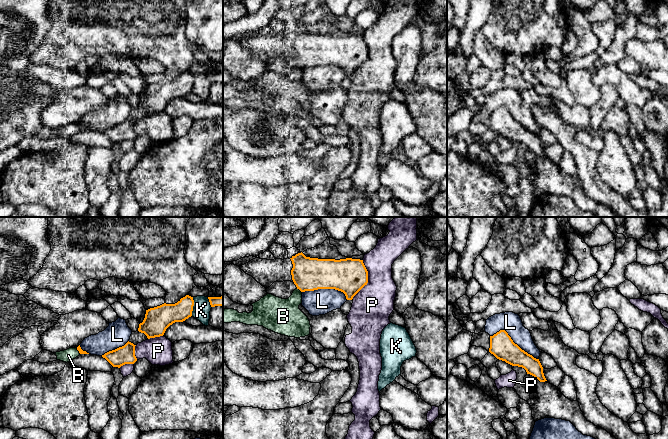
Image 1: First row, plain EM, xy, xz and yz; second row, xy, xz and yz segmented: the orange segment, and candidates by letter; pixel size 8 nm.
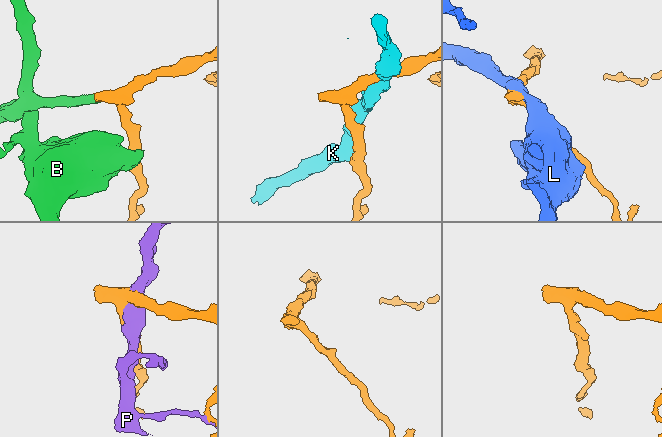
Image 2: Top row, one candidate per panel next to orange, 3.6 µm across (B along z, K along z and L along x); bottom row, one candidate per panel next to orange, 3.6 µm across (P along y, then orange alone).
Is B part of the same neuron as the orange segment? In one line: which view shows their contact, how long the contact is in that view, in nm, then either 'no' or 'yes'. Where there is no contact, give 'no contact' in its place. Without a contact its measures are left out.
xz | 50 nm | no

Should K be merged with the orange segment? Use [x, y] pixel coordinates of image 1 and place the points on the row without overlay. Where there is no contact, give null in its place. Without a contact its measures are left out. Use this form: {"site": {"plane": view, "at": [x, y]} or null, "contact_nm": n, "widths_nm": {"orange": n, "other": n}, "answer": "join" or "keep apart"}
{"site": {"plane": "xy", "at": [193, 81]}, "contact_nm": 150, "widths_nm": {"orange": 180, "other": 140}, "answer": "keep apart"}

